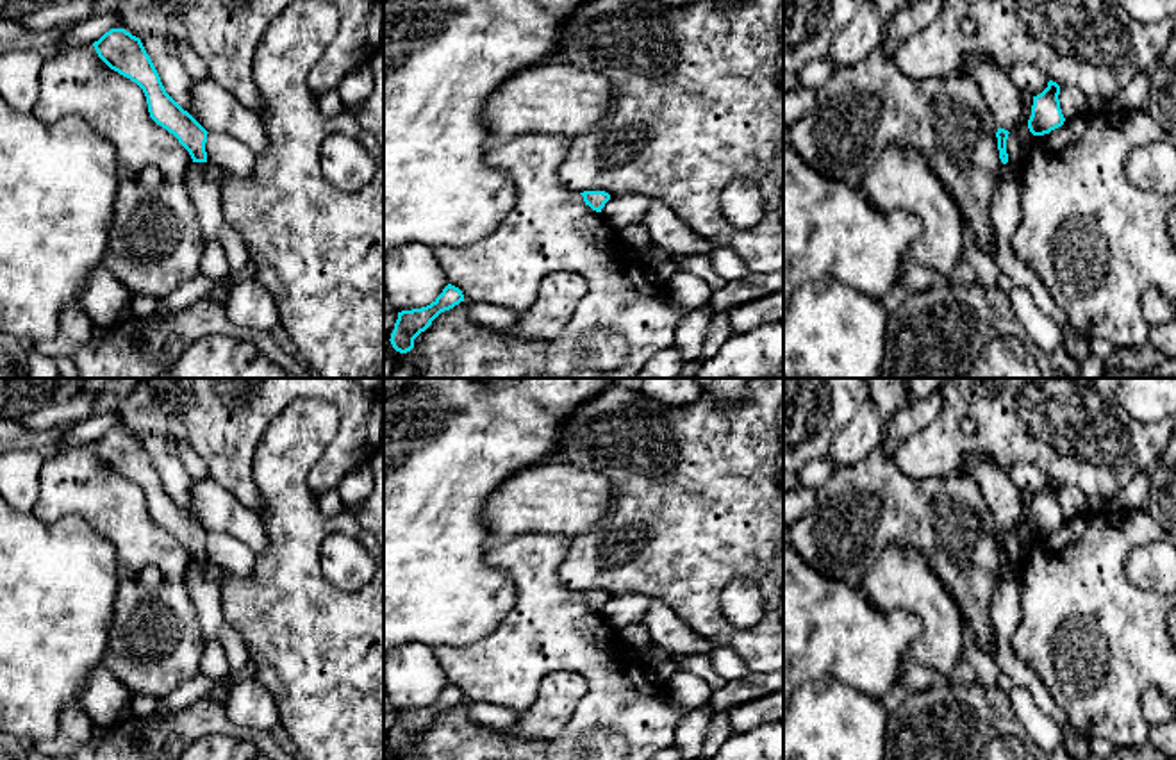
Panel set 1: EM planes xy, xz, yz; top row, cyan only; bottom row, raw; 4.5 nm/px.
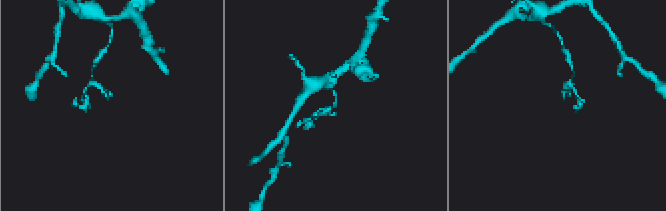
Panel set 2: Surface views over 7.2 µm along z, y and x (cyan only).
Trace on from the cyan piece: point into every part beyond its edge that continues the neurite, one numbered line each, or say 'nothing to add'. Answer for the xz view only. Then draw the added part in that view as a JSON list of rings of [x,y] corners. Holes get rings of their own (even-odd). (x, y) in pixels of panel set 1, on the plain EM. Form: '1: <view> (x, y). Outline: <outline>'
nothing to add

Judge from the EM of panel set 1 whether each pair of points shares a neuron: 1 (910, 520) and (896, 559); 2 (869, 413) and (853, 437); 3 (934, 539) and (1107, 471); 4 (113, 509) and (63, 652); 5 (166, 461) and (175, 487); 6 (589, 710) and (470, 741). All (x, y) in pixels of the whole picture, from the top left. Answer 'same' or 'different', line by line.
1: different
2: same
3: different
4: different
5: same
6: different

